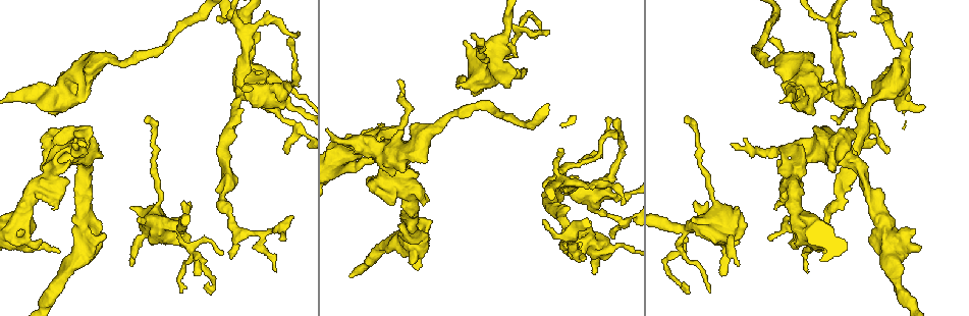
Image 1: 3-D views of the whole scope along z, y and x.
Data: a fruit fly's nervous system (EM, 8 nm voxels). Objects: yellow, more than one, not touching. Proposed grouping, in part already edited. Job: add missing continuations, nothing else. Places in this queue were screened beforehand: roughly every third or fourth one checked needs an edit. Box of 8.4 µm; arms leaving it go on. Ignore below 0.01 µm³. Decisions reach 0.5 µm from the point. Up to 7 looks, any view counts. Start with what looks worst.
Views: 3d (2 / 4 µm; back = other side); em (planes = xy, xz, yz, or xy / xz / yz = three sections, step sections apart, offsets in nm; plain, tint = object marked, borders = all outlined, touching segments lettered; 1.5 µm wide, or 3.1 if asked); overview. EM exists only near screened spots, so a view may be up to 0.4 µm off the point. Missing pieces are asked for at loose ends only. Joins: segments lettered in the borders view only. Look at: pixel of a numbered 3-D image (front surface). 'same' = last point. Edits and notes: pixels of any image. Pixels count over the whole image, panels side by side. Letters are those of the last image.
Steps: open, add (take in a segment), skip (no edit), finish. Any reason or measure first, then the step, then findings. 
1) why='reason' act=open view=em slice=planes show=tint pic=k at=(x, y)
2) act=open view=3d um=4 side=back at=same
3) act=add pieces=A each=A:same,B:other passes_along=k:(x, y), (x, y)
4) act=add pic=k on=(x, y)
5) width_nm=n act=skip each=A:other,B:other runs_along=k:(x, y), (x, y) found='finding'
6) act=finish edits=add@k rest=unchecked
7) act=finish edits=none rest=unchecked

act=open view=em slice=planes show=borders pic=1 at=(397, 81)

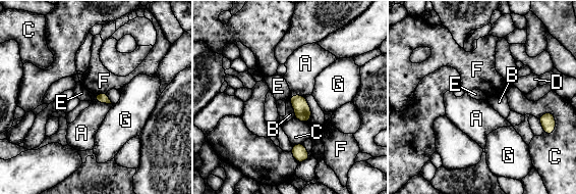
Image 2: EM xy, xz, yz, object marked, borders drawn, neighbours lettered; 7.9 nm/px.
act=skip each=A:other,B:other,C:other,D:other,E:other,F:other,G:other found='no lettered segment goes on from it'

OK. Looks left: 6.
why='thin end' act=open view=3d um=4 pic=1 at=(888, 152)

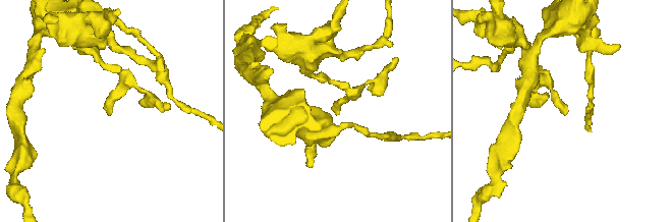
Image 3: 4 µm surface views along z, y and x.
why='need the tissue' act=open view=em slice=yz step=8 show=borders pic=3 at=(338, 112)

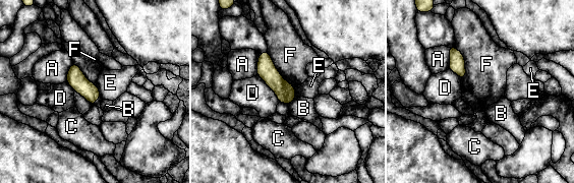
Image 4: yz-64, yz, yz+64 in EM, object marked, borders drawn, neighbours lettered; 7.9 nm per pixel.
act=open view=em slice=planes show=borders at=same

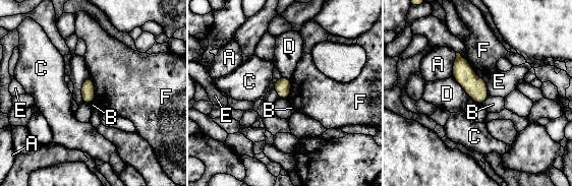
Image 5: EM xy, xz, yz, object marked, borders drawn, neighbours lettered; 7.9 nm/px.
longest_contact=D:220nm act=skip each=A:other,B:other,C:other,D:other,E:other,F:other border=5:(89, 77), (94, 84), (94, 100) found='none of them fits'

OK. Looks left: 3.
why='an open end' act=open view=em slice=yz step=8 show=tint pic=1 at=(201, 273)

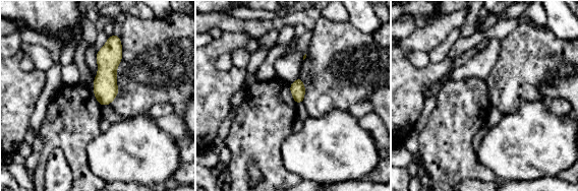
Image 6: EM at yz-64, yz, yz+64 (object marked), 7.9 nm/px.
act=open view=em slice=yz step=8 show=borders at=same

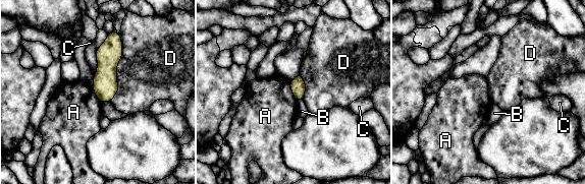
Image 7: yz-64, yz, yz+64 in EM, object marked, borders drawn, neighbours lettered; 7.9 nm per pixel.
width_nm=120 act=skip each=A:other,B:other,C:other,D:other runs_along=7:(113, 37), (103, 100) found='none of them fits'

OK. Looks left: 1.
act=finish edits=none rest=unchecked

